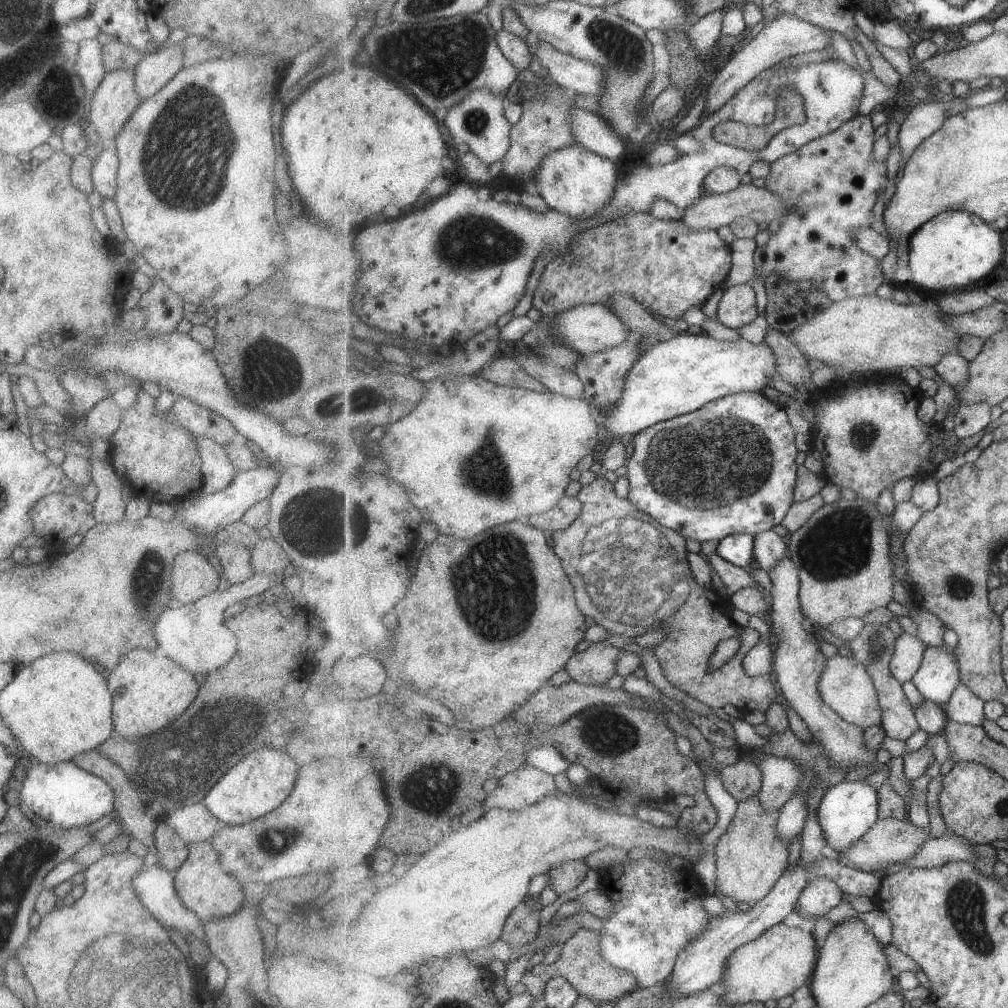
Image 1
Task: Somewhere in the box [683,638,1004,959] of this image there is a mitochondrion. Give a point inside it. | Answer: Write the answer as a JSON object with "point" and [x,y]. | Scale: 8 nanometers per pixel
{"point":[965,902]}

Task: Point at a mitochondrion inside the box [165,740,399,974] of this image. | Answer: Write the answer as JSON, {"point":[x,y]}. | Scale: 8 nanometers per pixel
{"point":[284,837]}

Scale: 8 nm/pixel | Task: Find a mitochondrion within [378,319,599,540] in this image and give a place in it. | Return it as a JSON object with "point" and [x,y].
{"point":[483,472]}

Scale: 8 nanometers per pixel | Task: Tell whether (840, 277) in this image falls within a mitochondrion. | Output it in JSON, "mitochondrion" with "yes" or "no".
{"mitochondrion":"no"}

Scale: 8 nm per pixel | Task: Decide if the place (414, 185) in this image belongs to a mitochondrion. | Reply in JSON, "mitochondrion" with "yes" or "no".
{"mitochondrion":"no"}

